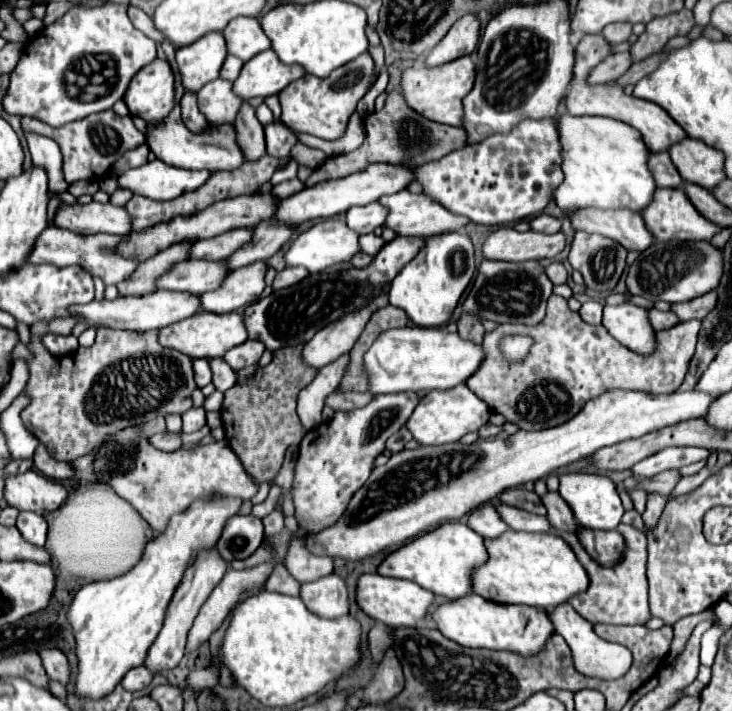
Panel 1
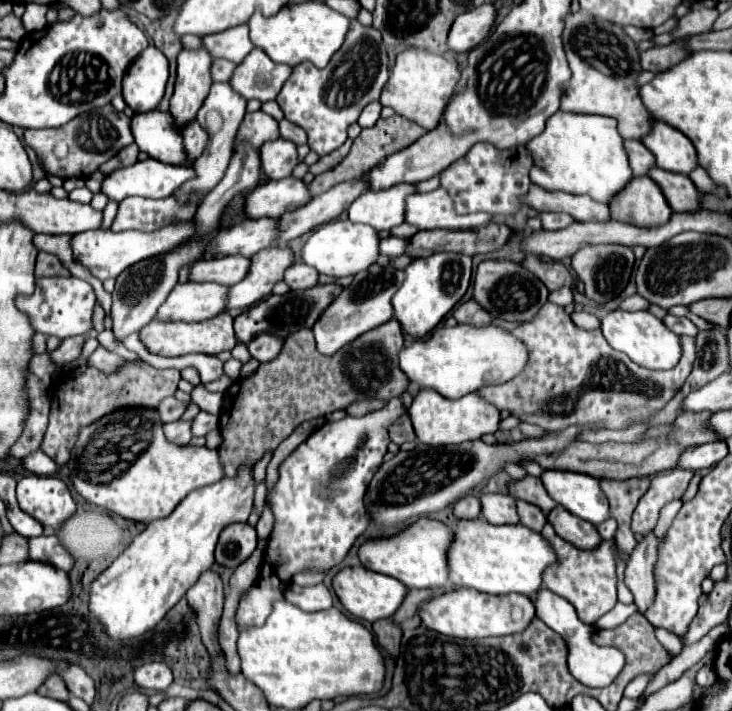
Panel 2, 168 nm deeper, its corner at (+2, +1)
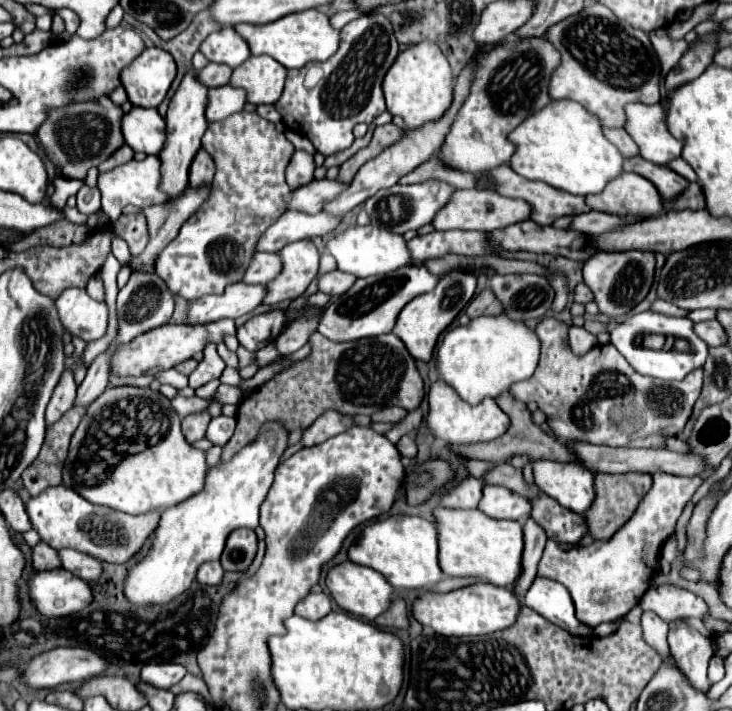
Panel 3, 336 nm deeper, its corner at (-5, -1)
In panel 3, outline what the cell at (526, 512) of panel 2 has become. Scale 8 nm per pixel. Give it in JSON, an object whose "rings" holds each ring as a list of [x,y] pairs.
{"rings":[[[529,517],[523,525],[523,535],[525,535],[525,547],[523,547],[523,577],[519,579],[519,587],[513,589],[515,597],[523,597],[527,593],[527,589],[531,587],[535,575],[537,575],[537,563],[541,559],[543,547],[547,543],[547,535],[543,533],[543,529]]]}

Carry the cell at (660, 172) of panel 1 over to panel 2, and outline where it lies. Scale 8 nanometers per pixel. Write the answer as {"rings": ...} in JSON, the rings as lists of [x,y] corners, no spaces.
{"rings":[[[624,141],[624,147],[628,151],[628,159],[630,159],[634,177],[644,177],[648,175],[652,167],[656,167],[656,159],[652,151],[648,151],[642,141]]]}

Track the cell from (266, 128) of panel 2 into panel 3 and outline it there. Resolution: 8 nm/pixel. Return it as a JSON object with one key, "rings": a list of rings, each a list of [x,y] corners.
{"rings":[[[247,111],[209,123],[201,145],[217,169],[211,197],[195,217],[183,223],[179,235],[163,249],[155,263],[155,271],[163,277],[171,293],[187,301],[195,301],[207,293],[223,293],[227,285],[243,279],[255,255],[259,233],[287,211],[283,205],[287,205],[287,193],[291,189],[285,183],[285,167],[295,153],[295,147],[283,133],[277,133],[271,121]]]}

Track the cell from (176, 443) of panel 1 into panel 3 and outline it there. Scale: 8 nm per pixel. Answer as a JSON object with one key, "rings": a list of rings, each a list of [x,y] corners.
{"rings":[[[201,411],[201,413],[191,413],[183,419],[183,435],[189,443],[195,443],[197,439],[203,439],[205,437],[205,431],[207,431],[207,425],[211,421],[211,415],[207,411]]]}

